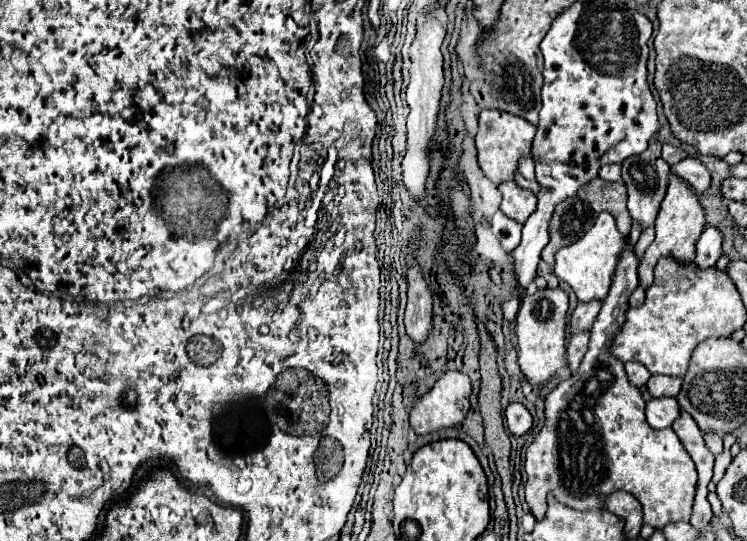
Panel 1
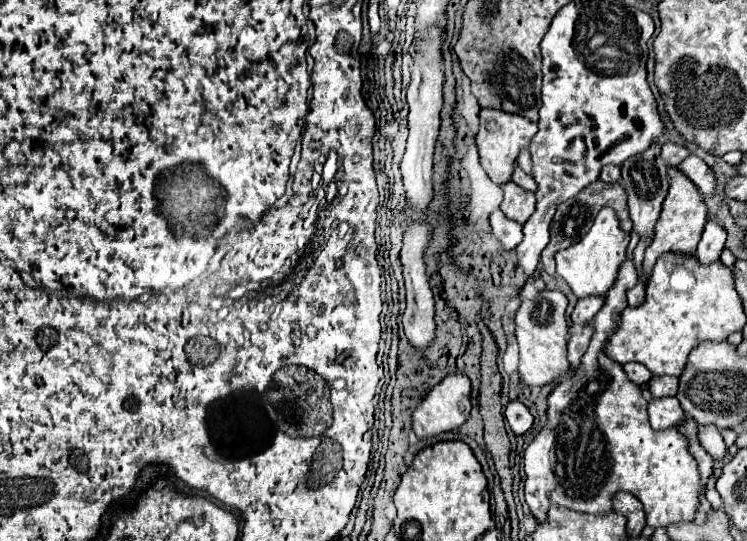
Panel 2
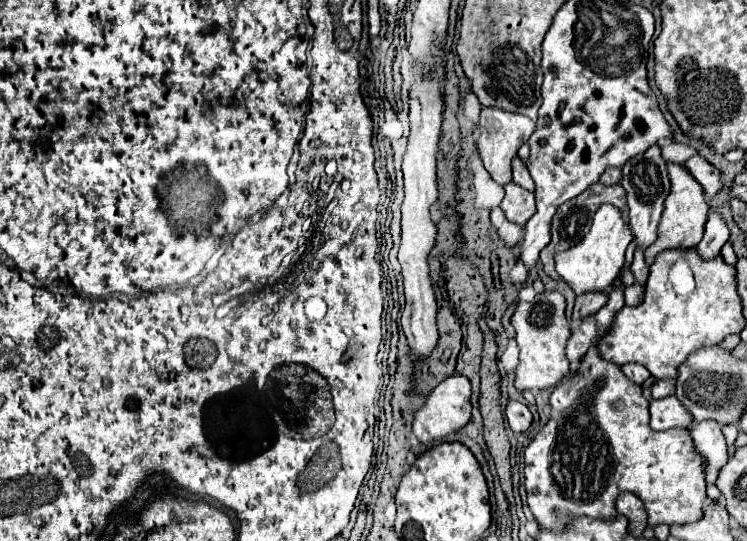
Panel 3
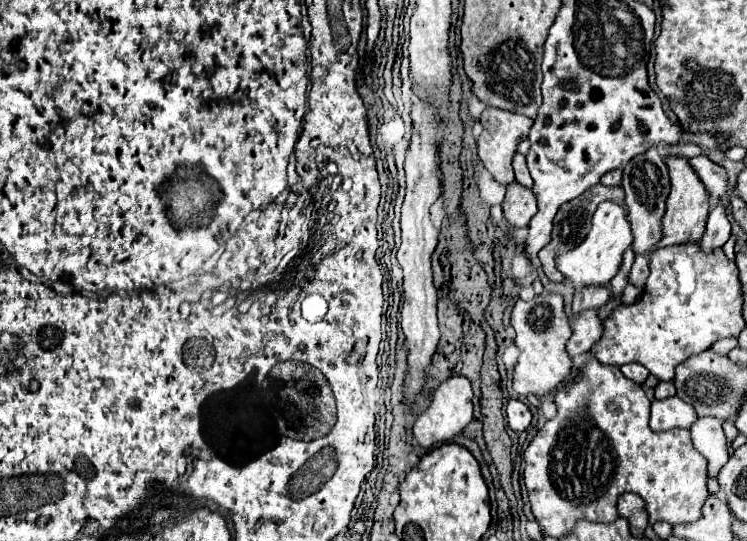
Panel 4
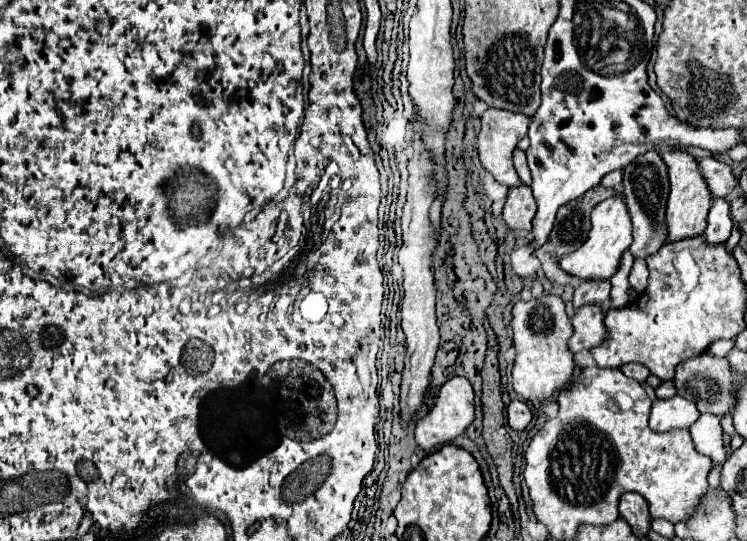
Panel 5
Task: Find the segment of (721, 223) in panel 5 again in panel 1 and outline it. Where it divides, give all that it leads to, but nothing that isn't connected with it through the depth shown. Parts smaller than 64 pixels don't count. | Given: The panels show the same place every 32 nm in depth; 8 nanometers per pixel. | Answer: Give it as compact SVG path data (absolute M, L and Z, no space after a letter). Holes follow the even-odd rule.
M706 226L698 244L696 244L696 258L694 264L698 268L710 268L722 256L722 240L724 234L716 226Z

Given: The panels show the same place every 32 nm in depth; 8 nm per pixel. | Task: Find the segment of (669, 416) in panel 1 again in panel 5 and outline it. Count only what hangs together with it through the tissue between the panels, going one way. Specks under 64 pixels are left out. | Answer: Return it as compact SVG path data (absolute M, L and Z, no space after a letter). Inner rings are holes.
M674 396L668 400L654 400L650 412L650 428L654 432L668 432L674 428L690 428L700 418L696 404Z

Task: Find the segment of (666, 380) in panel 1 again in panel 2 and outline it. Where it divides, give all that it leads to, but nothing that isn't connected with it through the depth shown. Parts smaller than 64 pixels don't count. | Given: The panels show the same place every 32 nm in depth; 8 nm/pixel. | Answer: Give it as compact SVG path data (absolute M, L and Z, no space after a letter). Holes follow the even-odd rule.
M654 376L650 380L650 392L652 398L666 398L666 396L674 396L676 388L678 388L678 380L670 378L670 376Z

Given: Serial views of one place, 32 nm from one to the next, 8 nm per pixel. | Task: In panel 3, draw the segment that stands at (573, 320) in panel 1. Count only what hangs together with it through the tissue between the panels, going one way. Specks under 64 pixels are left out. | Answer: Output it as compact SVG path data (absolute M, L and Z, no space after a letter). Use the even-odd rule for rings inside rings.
M584 292L584 294L576 296L572 318L578 322L582 316L598 312L606 300L608 300L608 292Z

